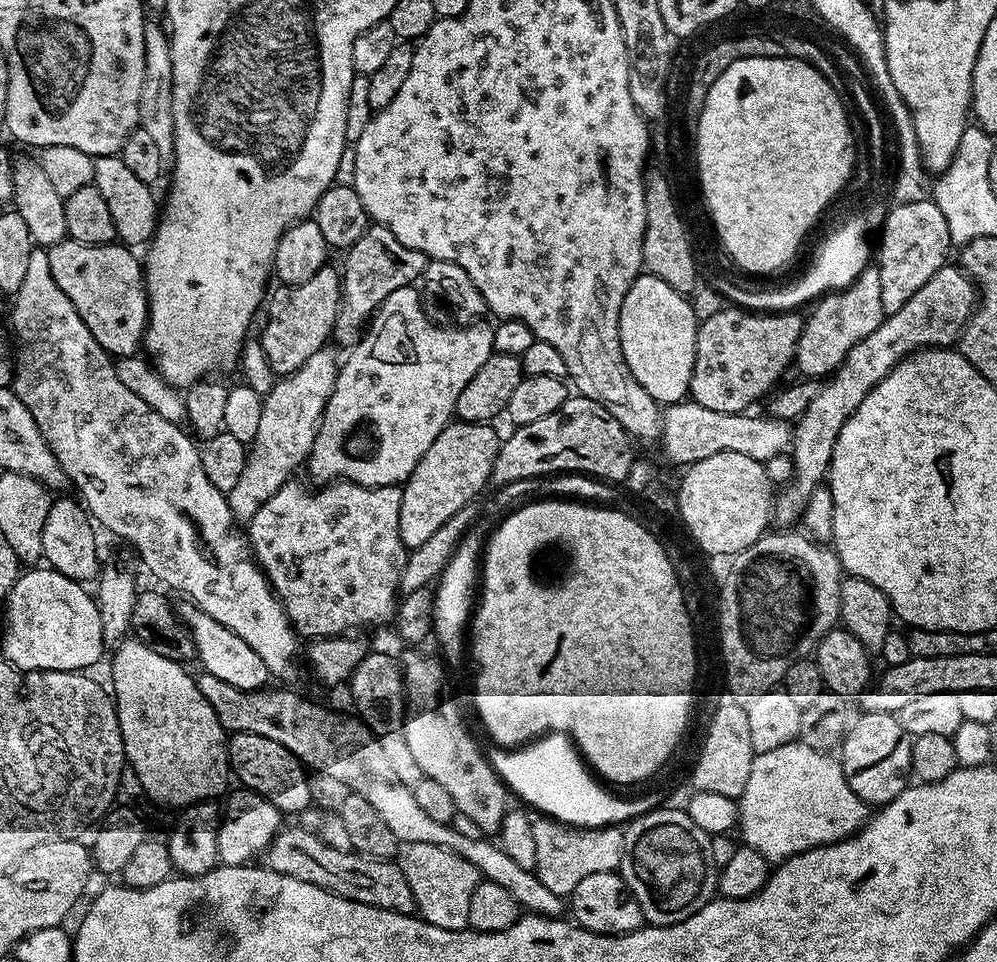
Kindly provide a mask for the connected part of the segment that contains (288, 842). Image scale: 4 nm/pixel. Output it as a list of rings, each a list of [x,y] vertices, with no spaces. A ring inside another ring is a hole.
[[[299,826],[281,827],[264,849],[262,864],[278,874],[298,878],[298,882],[310,882],[310,886],[318,886],[350,902],[362,902],[366,906],[390,910],[403,916],[411,916],[416,912],[414,894],[410,894],[410,884],[406,882],[399,863],[373,860],[371,856],[362,856],[359,852],[335,848]]]

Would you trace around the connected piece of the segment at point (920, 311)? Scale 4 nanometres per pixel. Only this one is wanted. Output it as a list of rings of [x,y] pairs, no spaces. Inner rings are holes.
[[[942,267],[934,278],[930,278],[930,282],[926,282],[926,286],[922,286],[922,290],[918,290],[918,294],[912,295],[898,310],[887,313],[882,326],[866,334],[866,338],[862,338],[862,342],[858,342],[858,346],[854,346],[854,350],[842,358],[836,371],[821,383],[814,402],[806,406],[792,428],[790,455],[794,474],[792,483],[783,485],[774,500],[774,520],[780,523],[777,525],[792,526],[795,520],[797,523],[803,517],[810,494],[814,494],[814,490],[828,475],[834,442],[838,442],[838,434],[846,418],[850,418],[850,414],[862,406],[862,398],[866,398],[872,387],[882,382],[882,378],[886,378],[886,374],[890,374],[890,370],[894,370],[894,366],[904,357],[919,352],[921,348],[955,345],[960,339],[960,331],[972,317],[977,299],[976,286],[963,268]]]

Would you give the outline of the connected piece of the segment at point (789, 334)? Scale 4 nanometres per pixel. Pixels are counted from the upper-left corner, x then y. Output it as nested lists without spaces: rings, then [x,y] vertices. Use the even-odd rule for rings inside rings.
[[[735,306],[723,307],[705,320],[703,317],[696,329],[690,396],[695,403],[706,406],[706,410],[744,412],[751,409],[748,407],[755,400],[763,401],[781,383],[779,380],[787,374],[788,368],[790,372],[800,335],[804,333],[805,317],[796,310],[769,314]]]

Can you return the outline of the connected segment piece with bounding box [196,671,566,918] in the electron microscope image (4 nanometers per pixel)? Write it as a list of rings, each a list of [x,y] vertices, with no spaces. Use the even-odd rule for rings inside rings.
[[[206,671],[196,676],[196,685],[198,690],[202,690],[202,698],[214,706],[214,714],[218,714],[218,722],[225,733],[260,734],[262,738],[270,738],[270,742],[286,746],[286,750],[290,750],[290,754],[294,754],[301,764],[325,772],[330,779],[345,784],[355,795],[366,798],[366,802],[374,806],[378,818],[386,822],[392,837],[401,845],[426,842],[430,846],[444,848],[473,864],[483,879],[498,882],[498,886],[510,890],[510,898],[514,898],[525,913],[557,918],[565,915],[565,897],[548,889],[537,878],[535,871],[527,872],[515,865],[510,854],[501,850],[499,843],[492,841],[491,844],[488,838],[468,838],[458,834],[451,824],[434,822],[434,818],[429,818],[418,807],[412,789],[402,786],[402,782],[390,774],[390,765],[386,763],[386,758],[382,758],[379,739],[363,723],[352,725],[338,713],[328,708],[320,709],[314,701],[295,696],[292,692],[283,692],[280,688],[247,692],[238,686],[230,686],[230,682],[222,682],[222,678],[214,678]]]

